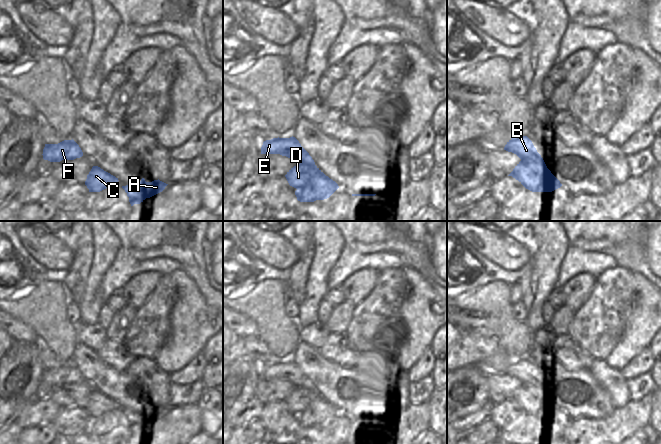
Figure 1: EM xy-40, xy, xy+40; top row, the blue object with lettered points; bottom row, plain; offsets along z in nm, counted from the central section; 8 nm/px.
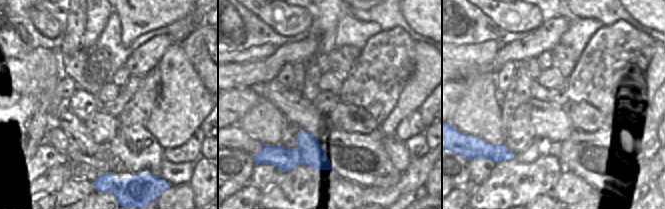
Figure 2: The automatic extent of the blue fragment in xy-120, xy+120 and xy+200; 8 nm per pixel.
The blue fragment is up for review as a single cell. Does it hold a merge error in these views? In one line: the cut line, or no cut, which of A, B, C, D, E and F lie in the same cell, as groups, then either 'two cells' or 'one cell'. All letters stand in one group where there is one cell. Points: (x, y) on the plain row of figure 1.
cut none; groups A B C D E F; one cell

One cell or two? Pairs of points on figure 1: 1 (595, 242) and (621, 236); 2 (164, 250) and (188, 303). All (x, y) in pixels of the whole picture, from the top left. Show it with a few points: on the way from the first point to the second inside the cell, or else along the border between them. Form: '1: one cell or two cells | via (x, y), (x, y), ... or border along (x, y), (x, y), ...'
1: one cell | via (601, 239), (615, 236)
2: two cells | border along (181, 267), (196, 286)

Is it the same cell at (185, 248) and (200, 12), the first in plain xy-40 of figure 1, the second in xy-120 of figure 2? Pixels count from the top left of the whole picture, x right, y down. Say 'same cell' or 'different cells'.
different cells

